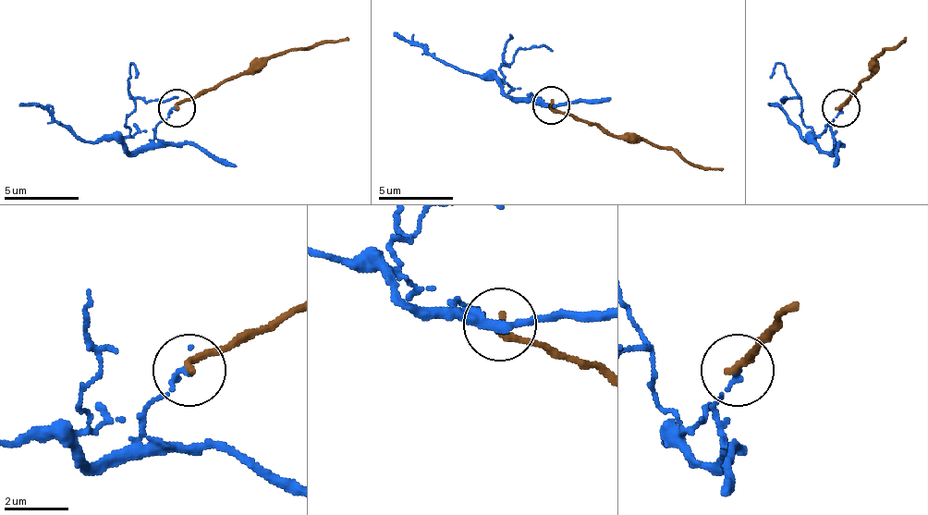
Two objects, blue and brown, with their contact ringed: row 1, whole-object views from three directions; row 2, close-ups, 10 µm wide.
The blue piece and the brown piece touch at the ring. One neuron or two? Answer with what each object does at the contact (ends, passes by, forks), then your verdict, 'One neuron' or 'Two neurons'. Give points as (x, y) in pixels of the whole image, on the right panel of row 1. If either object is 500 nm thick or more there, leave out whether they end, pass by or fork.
At the ring blue ends. At the ring brown ends. Two neurons

